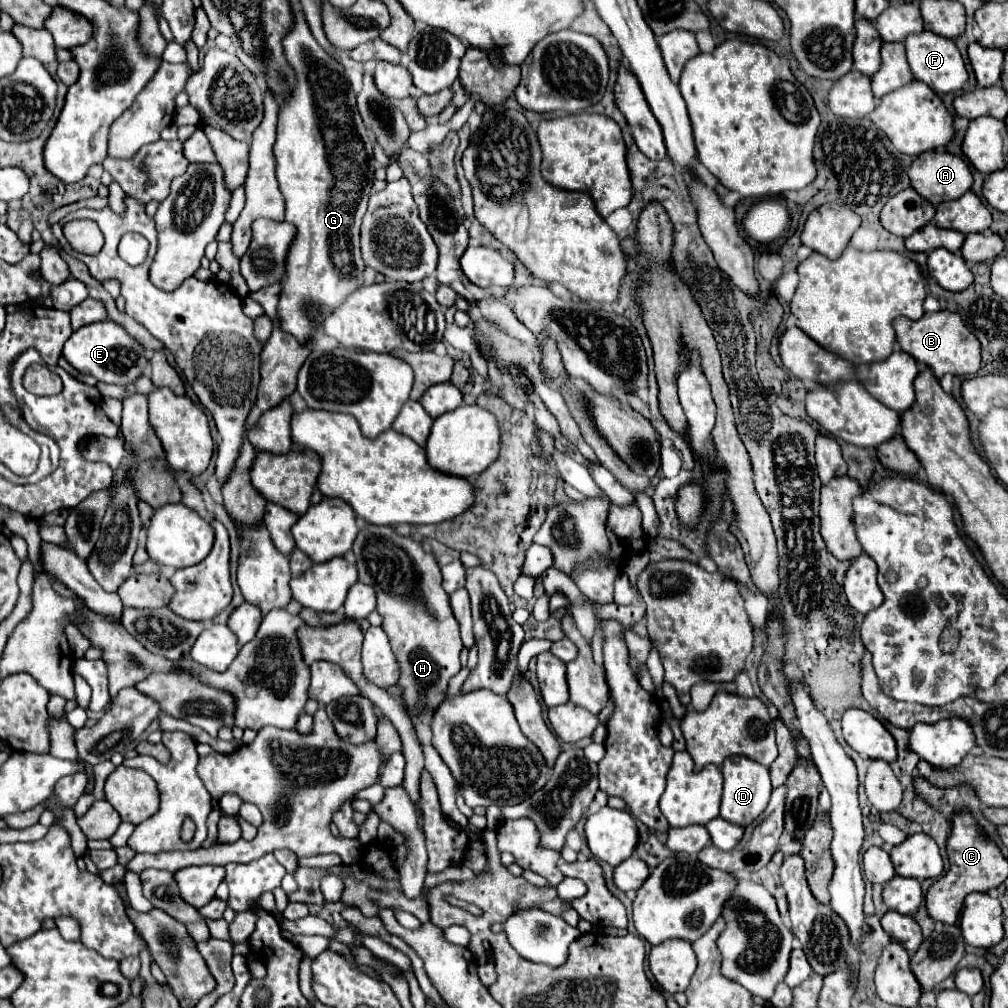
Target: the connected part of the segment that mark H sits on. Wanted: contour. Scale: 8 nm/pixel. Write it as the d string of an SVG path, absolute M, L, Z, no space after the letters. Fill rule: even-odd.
M367 525L357 535L353 553L357 555L359 581L371 585L377 593L377 611L383 617L381 627L399 663L395 687L401 689L403 707L413 723L431 725L437 707L447 699L451 677L461 669L459 653L463 649L459 623L451 613L449 595L441 587L437 561L419 541L377 525Z

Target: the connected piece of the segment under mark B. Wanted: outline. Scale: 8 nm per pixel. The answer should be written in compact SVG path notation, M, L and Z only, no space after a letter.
M951 311L925 313L917 321L911 321L907 317L897 317L893 321L893 329L901 349L913 355L919 363L927 365L937 379L941 379L945 373L975 375L981 367L981 345L977 337L965 327L959 313L951 313Z

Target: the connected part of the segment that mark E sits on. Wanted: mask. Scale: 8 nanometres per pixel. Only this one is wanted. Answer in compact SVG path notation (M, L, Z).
M101 321L91 323L81 329L77 329L63 347L63 357L81 373L93 375L97 381L103 383L115 383L125 385L137 379L141 373L147 371L147 357L143 353L143 347L135 343L135 339L117 323L113 321Z

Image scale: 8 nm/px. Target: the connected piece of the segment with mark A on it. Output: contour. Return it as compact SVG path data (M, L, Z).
M945 149L921 153L911 163L909 179L913 189L933 205L959 199L973 185L973 175L967 163Z

